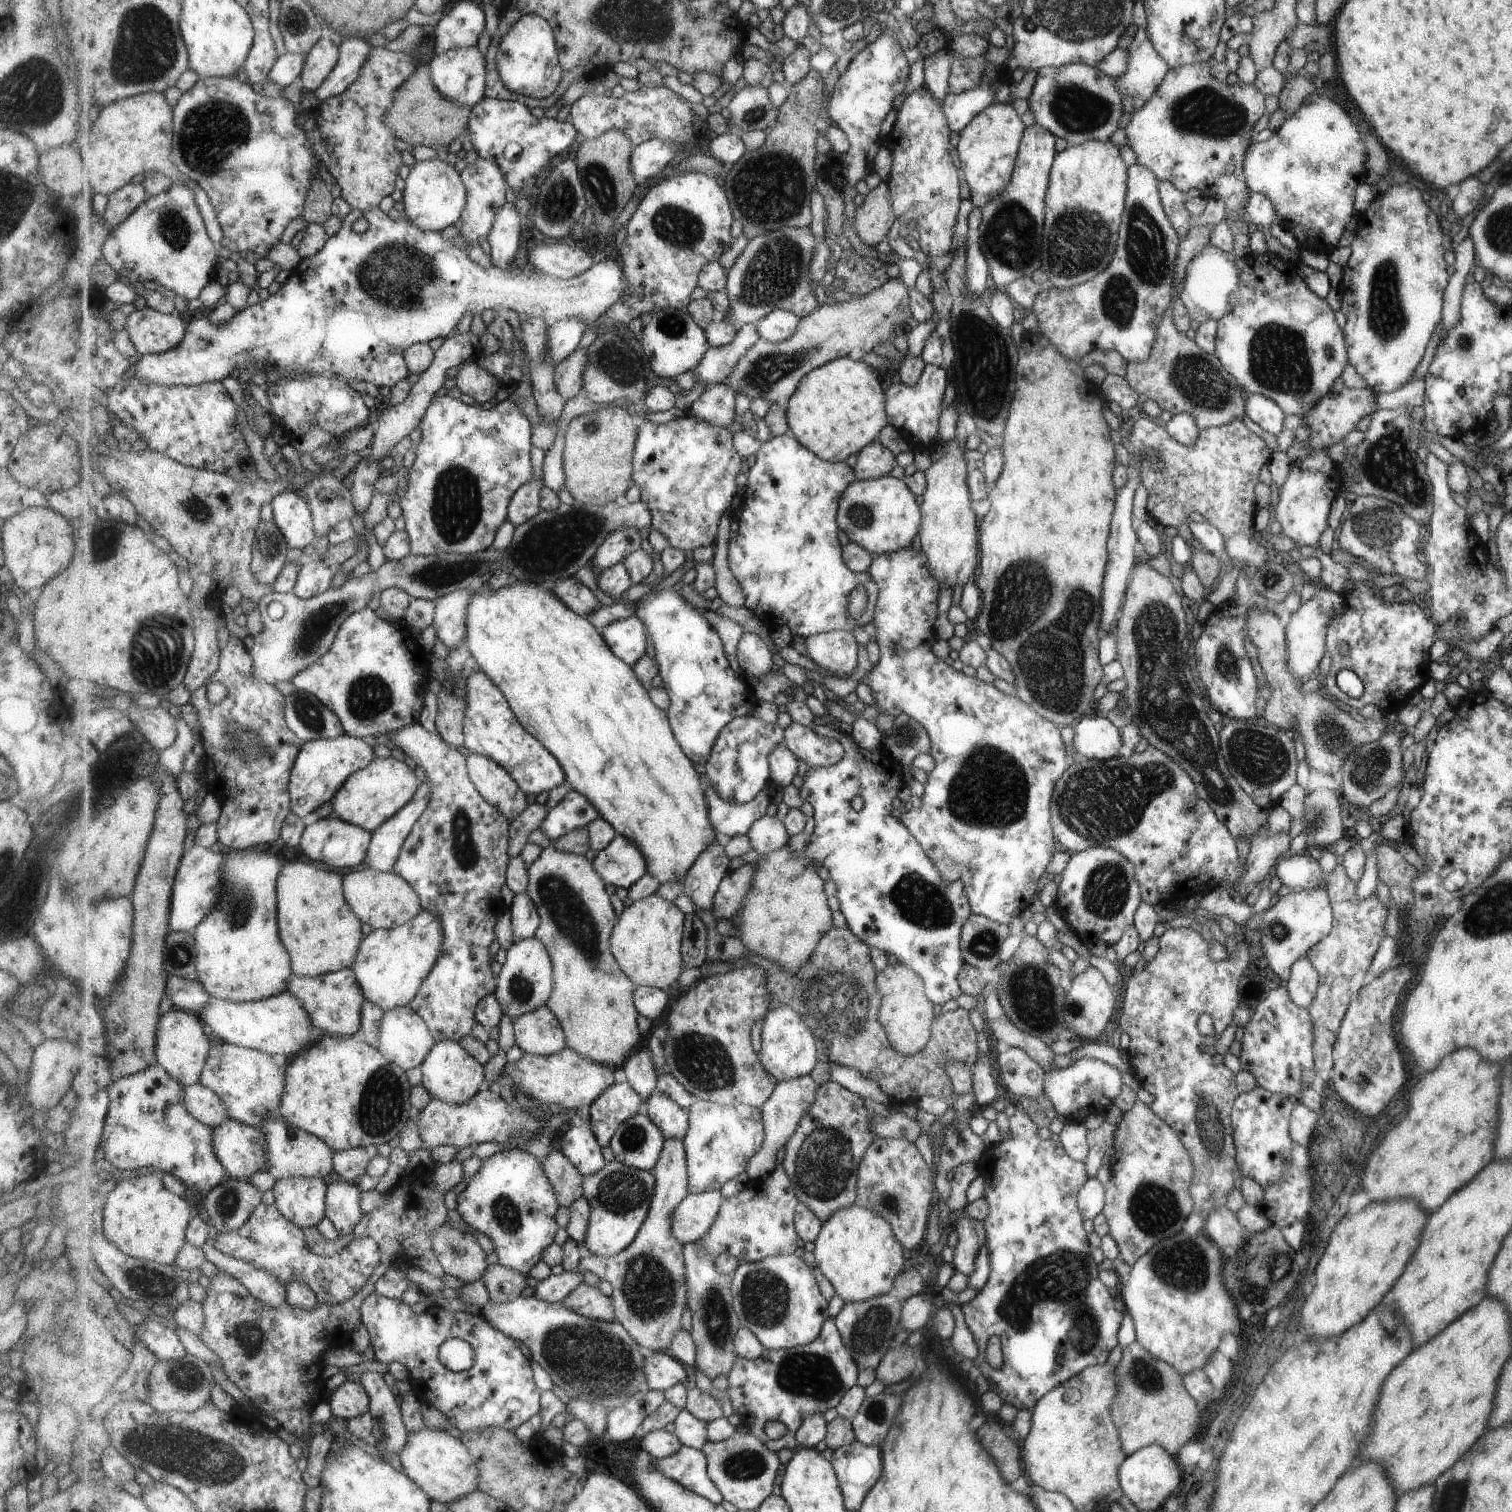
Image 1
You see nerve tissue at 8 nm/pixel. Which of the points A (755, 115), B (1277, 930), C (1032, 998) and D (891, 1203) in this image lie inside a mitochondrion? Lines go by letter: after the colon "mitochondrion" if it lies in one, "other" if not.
A: mitochondrion
B: mitochondrion
C: mitochondrion
D: mitochondrion

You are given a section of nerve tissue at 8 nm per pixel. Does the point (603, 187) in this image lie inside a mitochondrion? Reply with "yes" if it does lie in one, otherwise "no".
yes

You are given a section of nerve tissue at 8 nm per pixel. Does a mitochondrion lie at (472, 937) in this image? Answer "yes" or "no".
no

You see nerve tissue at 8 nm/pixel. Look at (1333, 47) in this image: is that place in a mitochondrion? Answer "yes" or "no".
no

